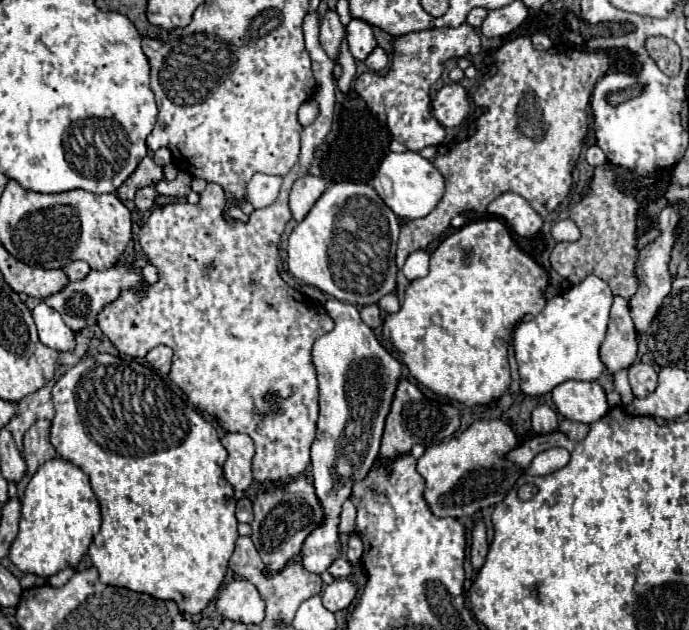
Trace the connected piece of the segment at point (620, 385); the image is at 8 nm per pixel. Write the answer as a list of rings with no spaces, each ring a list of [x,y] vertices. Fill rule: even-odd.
[[[623,369],[613,377],[614,388],[620,394],[623,404],[629,404],[634,399],[634,395],[628,380],[628,370]]]

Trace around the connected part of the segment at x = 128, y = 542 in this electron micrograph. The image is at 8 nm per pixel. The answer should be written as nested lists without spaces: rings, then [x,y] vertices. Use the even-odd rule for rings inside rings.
[[[108,354],[108,366],[100,364],[94,356],[86,356],[82,358],[82,362],[78,362],[76,366],[72,366],[54,386],[52,390],[52,402],[56,408],[56,418],[52,420],[52,430],[50,430],[50,442],[54,444],[56,452],[80,466],[92,482],[92,490],[98,496],[100,502],[100,510],[102,510],[102,526],[94,540],[90,544],[88,556],[94,564],[94,568],[100,574],[100,582],[110,584],[110,586],[122,586],[134,592],[144,592],[150,594],[158,600],[172,600],[178,604],[178,608],[182,610],[182,614],[200,614],[210,600],[216,598],[216,594],[220,592],[220,586],[224,582],[226,570],[228,570],[228,560],[234,552],[236,540],[238,540],[238,522],[234,516],[234,508],[236,508],[236,500],[234,500],[234,490],[232,486],[226,482],[222,466],[228,458],[226,448],[220,444],[220,438],[214,430],[214,426],[210,422],[206,422],[192,406],[188,406],[180,394],[176,394],[150,366],[140,364],[136,360],[122,360],[120,356],[110,356]]]

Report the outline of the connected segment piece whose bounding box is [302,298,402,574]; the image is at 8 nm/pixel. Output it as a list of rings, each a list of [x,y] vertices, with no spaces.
[[[332,298],[324,308],[336,326],[312,346],[320,390],[318,432],[312,444],[312,482],[324,506],[326,522],[302,546],[302,564],[314,574],[326,572],[340,554],[338,516],[342,502],[348,500],[352,486],[366,476],[378,458],[384,422],[402,374],[402,364],[376,340],[372,328],[362,322],[356,306]]]

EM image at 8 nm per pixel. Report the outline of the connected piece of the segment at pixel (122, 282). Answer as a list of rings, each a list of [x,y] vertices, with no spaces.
[[[120,258],[112,268],[108,270],[90,270],[82,280],[76,280],[76,282],[68,282],[60,292],[44,298],[44,304],[54,308],[62,320],[66,322],[66,326],[74,332],[80,332],[80,330],[86,330],[90,326],[96,324],[96,318],[98,314],[108,306],[112,304],[114,300],[120,298],[120,294],[124,290],[132,290],[132,292],[146,292],[148,284],[144,282],[144,276],[142,276],[142,270],[132,262],[132,260],[124,260]]]

